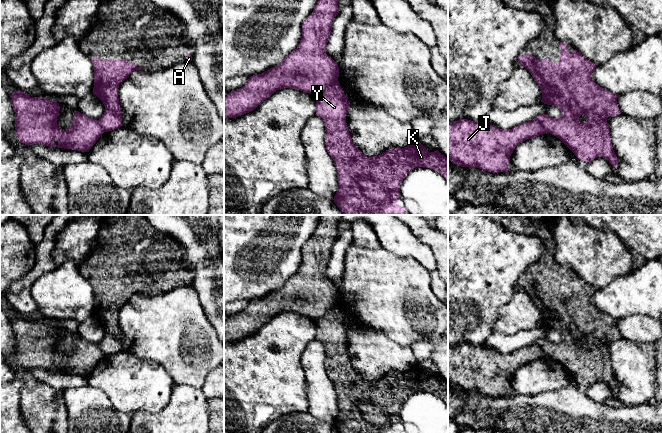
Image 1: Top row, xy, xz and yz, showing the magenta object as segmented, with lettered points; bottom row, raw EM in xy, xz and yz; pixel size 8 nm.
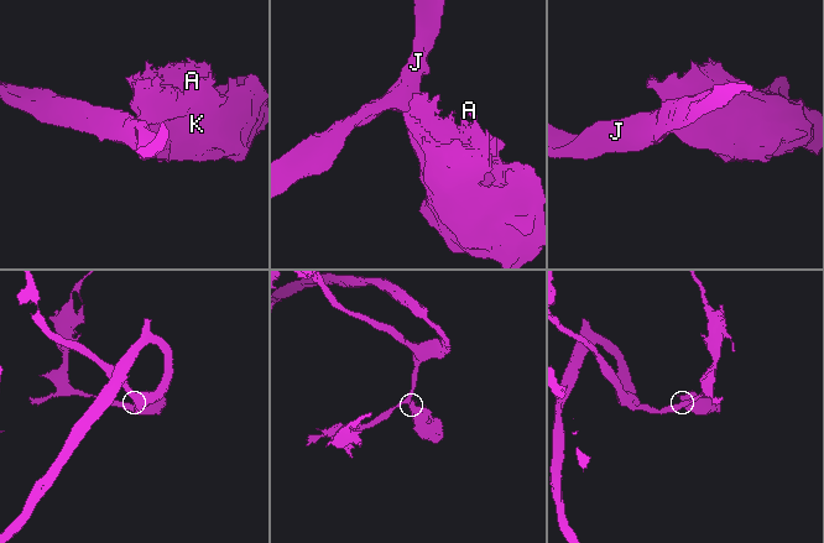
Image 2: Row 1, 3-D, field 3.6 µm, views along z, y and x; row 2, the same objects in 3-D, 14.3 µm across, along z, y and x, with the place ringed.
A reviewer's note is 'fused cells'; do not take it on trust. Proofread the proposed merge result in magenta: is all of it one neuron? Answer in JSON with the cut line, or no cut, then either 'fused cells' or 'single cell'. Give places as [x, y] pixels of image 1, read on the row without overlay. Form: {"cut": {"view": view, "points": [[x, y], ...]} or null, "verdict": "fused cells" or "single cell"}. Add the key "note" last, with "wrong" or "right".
{"cut": {"view": "xz", "points": [[337, 303], [315, 320]]}, "verdict": "fused cells", "note": "right"}

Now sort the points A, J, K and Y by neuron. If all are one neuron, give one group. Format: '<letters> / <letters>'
A K Y / J

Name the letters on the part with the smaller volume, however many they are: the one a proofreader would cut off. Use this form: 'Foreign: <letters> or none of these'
Foreign: A, K, Y

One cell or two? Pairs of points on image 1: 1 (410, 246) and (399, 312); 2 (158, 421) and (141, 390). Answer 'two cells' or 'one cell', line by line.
1: two cells
2: two cells

